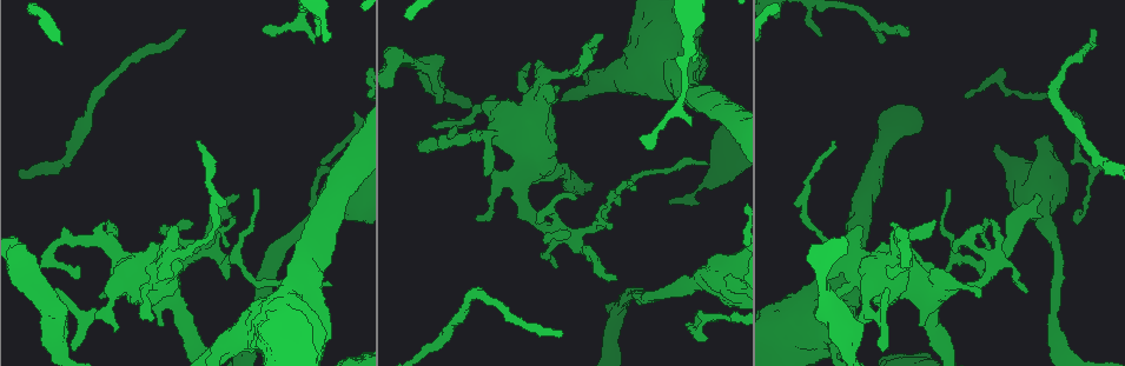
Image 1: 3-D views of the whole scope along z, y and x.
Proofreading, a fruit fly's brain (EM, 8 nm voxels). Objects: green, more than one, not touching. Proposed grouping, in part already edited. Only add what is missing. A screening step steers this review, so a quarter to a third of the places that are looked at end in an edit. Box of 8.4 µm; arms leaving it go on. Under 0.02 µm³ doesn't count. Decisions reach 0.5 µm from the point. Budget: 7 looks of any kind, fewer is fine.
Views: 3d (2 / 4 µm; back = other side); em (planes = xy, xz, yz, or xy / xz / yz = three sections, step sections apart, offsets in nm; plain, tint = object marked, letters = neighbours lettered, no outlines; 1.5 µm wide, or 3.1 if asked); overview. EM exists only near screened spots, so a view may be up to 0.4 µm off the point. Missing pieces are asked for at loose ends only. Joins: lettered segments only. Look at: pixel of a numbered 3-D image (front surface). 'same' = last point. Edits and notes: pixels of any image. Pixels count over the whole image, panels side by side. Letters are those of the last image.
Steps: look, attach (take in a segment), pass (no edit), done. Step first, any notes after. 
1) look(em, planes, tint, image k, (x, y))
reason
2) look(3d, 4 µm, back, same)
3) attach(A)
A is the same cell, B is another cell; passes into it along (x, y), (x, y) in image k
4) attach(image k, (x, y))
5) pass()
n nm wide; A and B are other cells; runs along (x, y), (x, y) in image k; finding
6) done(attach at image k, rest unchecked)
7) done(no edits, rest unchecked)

look(em, planes, letters, image 1, (152, 316))
an open end

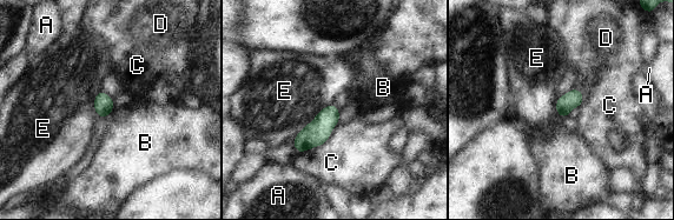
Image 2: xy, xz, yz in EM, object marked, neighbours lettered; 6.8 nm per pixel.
pass()
C touches over 340 nm; A, B, C, D and E are other cells; none of them fits

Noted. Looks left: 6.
look(3d, 4 µm, image 1, (882, 43))
tapers out

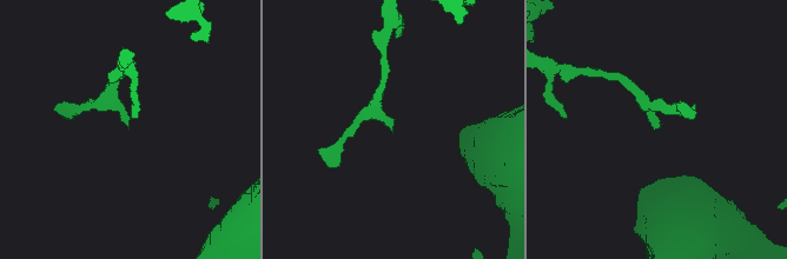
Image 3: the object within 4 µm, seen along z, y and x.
look(em, planes, letters, image 3, (129, 127))

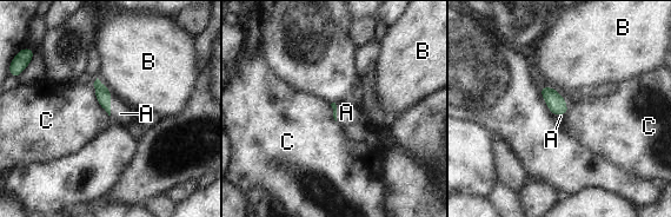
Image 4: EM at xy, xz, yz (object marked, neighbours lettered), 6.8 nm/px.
attach(A)
A is the same cell, B and C are other cells; passes into it along (103, 93), (110, 105), (120, 113) in image 4; the neuron continues

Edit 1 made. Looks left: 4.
look(em, planes, plain, image 1, (184, 30))
branch stops here

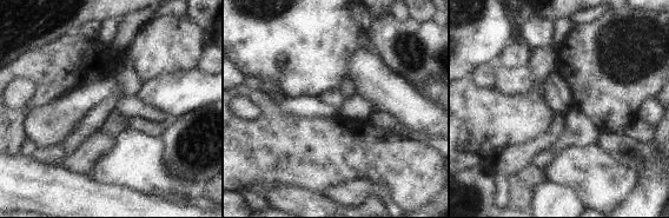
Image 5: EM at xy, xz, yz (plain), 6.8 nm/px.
look(em, planes, letters, same)

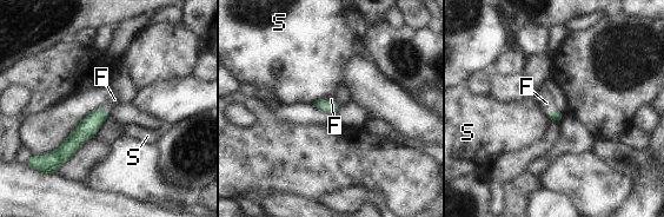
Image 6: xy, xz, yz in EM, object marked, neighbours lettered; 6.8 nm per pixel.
attach(F)
F is the same cell, S is another cell; passes into it along (556, 114), (550, 110), (546, 103) in image 6; it goes on there

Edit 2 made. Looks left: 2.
done(attach at image 4, attach at image 6, rest unchecked)

